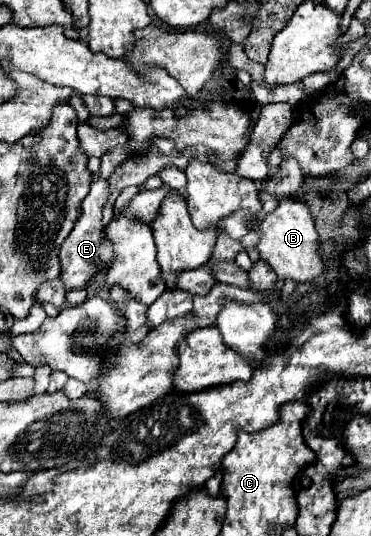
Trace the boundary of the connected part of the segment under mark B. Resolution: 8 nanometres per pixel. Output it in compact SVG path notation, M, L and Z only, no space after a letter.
M292 198L280 200L278 208L274 212L266 214L266 218L260 224L256 224L254 228L262 232L262 238L256 246L260 252L260 258L266 260L274 268L278 278L282 278L282 280L292 278L294 282L304 284L324 272L320 238L318 238L310 208L304 200L292 200Z

